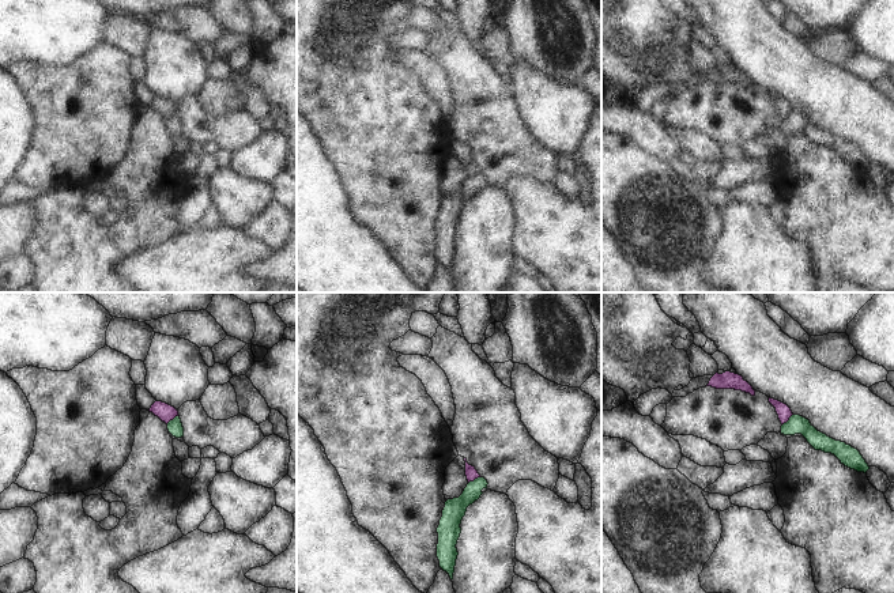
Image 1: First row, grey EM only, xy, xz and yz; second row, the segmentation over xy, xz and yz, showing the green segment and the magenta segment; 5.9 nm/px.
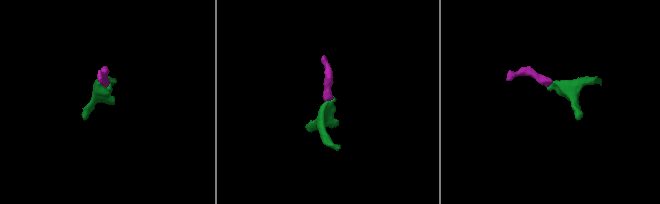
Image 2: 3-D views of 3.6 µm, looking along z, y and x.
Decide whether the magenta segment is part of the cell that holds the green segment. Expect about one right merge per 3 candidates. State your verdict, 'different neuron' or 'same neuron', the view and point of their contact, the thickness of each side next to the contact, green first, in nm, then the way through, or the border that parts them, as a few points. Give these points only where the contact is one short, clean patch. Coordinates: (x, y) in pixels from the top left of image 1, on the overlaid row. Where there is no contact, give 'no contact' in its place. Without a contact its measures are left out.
same neuron | xz (475, 479) | 130/70 nm | across xz (455, 509), (474, 490), (475, 479), (471, 473)

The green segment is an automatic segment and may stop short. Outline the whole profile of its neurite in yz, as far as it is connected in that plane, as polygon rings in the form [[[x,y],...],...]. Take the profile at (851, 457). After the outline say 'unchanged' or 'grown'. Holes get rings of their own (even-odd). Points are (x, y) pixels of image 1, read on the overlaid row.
[[[770,397],[769,403],[776,408],[778,419],[782,424],[781,434],[801,434],[815,450],[834,454],[845,467],[864,473],[870,469],[857,449],[818,431],[808,419],[800,415],[793,415],[787,404]]] | grown

